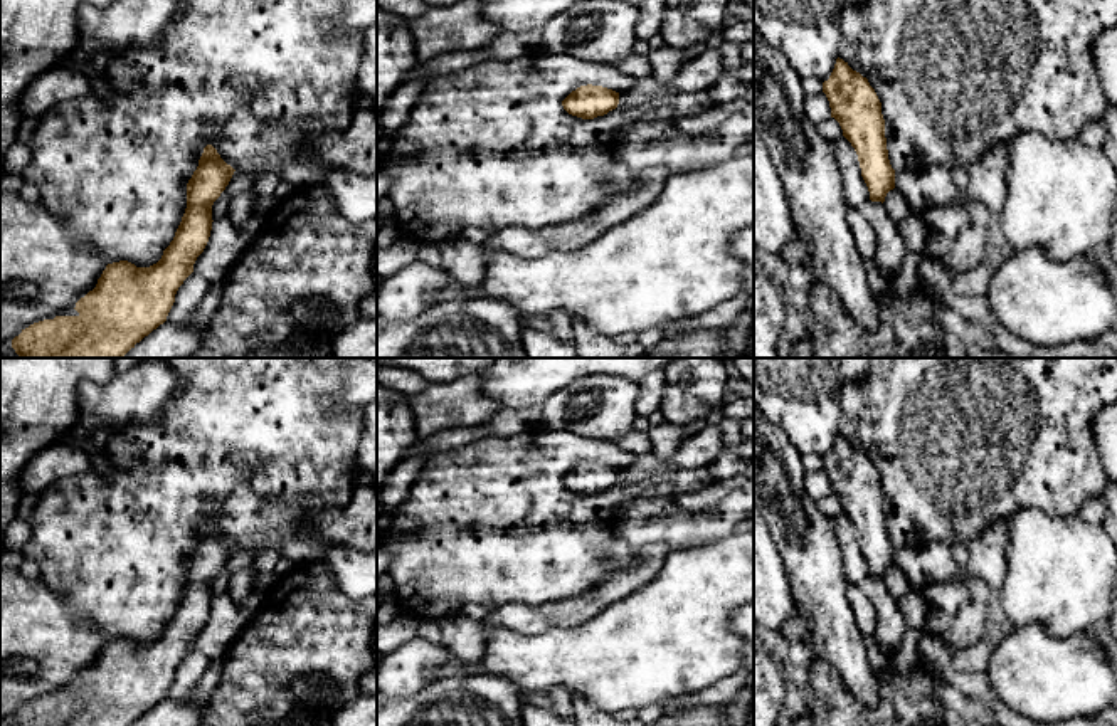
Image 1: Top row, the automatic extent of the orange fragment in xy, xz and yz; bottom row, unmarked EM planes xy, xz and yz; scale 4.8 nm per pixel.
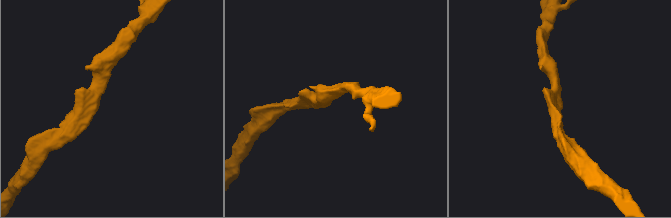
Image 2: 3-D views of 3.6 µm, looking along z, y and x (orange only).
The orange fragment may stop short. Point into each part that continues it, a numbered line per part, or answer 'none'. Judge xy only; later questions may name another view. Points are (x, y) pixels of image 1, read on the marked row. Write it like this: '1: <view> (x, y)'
none

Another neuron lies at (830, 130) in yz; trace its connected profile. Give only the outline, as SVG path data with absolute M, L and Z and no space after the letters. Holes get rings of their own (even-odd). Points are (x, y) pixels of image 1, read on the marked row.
M829 118L829 119L816 124L816 128L821 133L821 136L829 143L833 143L843 136L843 129L834 118Z

